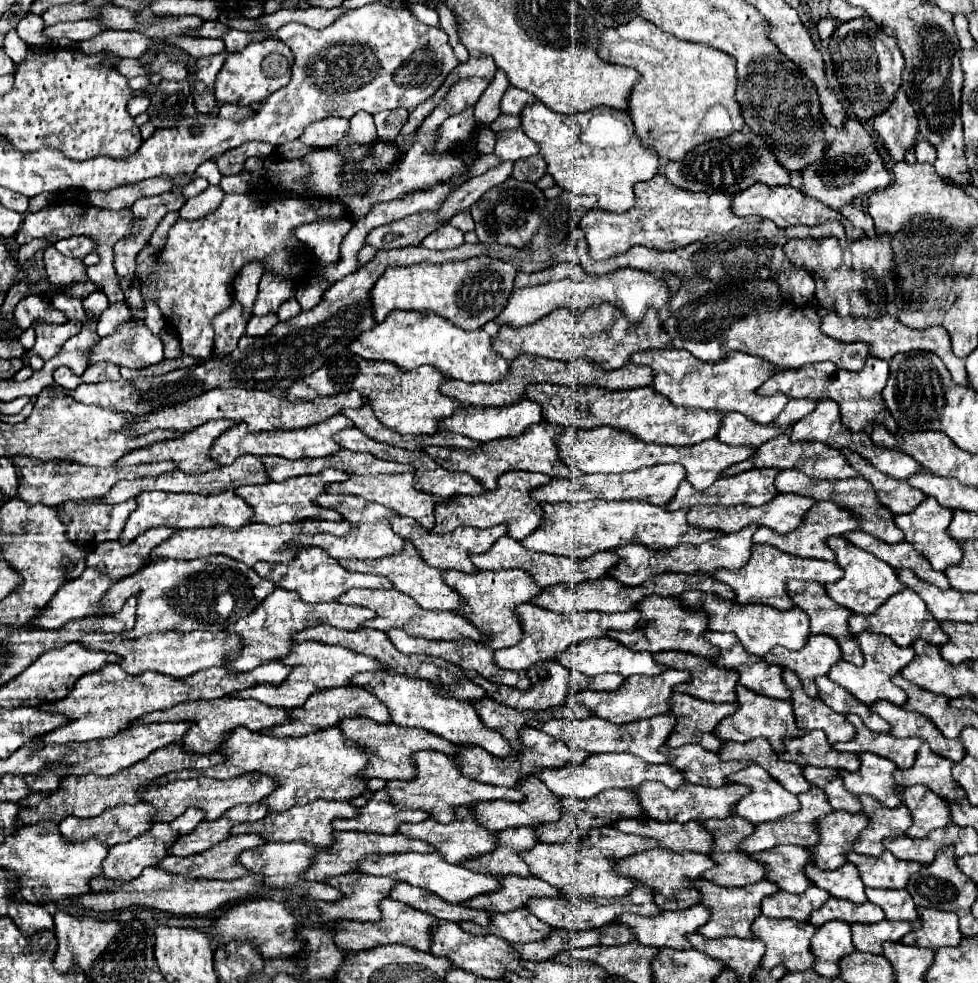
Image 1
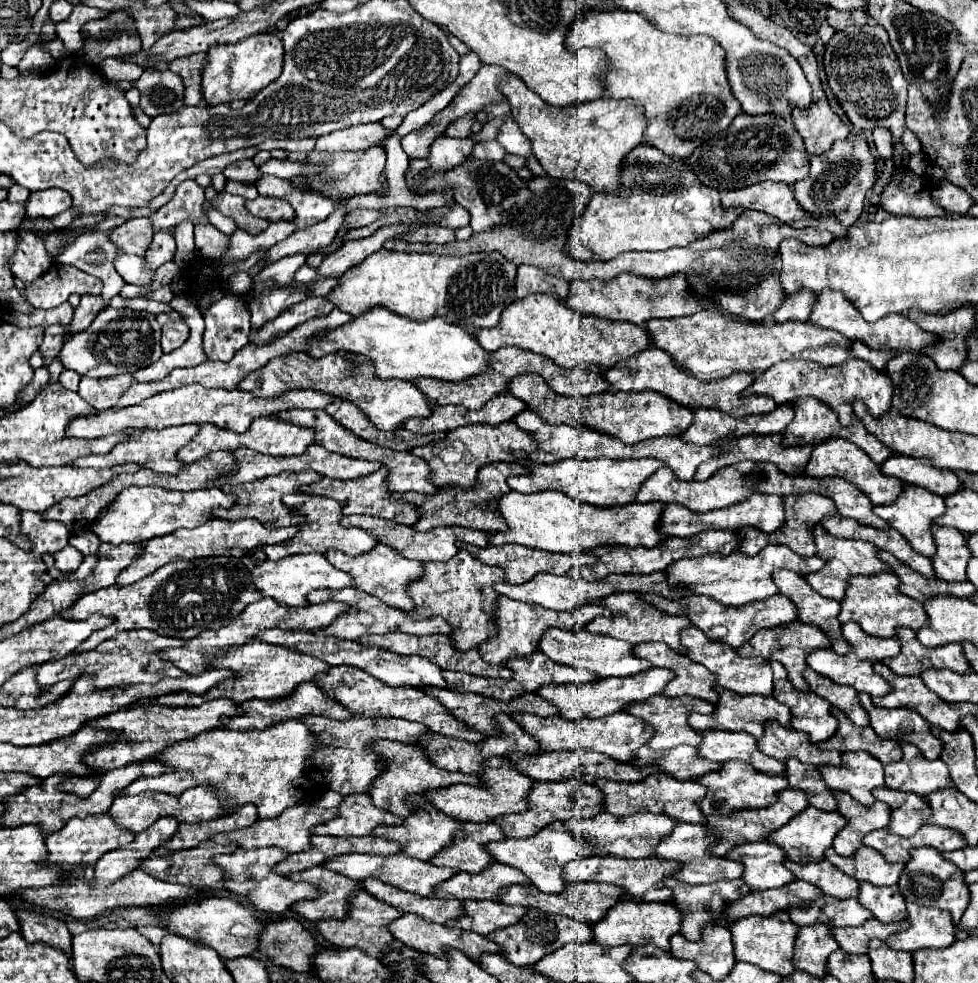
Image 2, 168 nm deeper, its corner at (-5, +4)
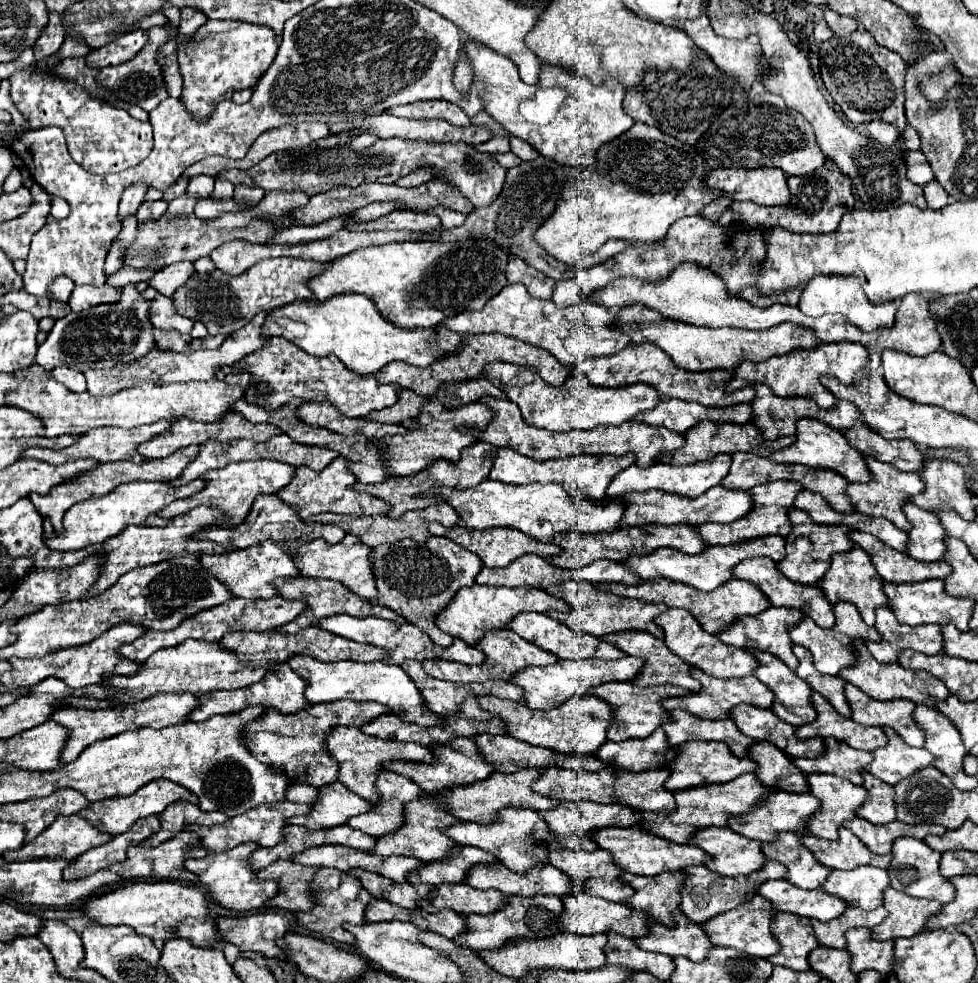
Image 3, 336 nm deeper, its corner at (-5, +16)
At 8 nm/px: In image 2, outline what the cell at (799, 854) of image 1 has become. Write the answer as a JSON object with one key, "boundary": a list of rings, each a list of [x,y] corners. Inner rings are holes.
{"boundary":[[[765,840],[755,844],[741,844],[739,848],[727,852],[725,858],[743,864],[741,880],[751,890],[779,888],[795,880],[795,876],[783,866],[785,852],[779,846]]]}

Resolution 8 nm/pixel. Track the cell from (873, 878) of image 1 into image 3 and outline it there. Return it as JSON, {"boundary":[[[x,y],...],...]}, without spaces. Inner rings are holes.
{"boundary":[[[839,828],[839,840],[823,840],[817,836],[801,836],[801,842],[815,854],[815,858],[835,870],[851,870],[857,866],[877,866],[889,868],[893,856],[891,854],[875,854],[871,852],[851,830]]]}

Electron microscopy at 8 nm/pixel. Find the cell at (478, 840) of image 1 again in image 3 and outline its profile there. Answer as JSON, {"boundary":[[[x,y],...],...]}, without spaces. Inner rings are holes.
{"boundary":[[[389,770],[379,774],[379,794],[381,804],[377,804],[373,812],[365,812],[349,820],[351,828],[359,828],[361,832],[367,832],[375,838],[397,832],[405,824],[407,804],[425,796],[415,782]]]}

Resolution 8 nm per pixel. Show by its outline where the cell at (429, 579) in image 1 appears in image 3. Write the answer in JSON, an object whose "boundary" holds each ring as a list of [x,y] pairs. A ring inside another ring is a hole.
{"boundary":[[[355,534],[345,536],[343,542],[339,544],[329,544],[329,542],[323,542],[321,538],[315,538],[309,542],[291,540],[291,548],[295,548],[299,556],[299,568],[303,568],[303,576],[337,580],[367,600],[373,600],[379,596],[379,590],[375,586],[375,572],[373,572],[373,548],[363,544]]]}

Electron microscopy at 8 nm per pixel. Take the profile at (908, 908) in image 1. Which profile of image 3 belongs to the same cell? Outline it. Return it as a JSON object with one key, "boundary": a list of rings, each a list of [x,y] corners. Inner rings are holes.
{"boundary":[[[863,866],[853,870],[833,870],[821,890],[847,900],[849,906],[875,910],[883,904],[883,892],[889,884],[887,870]]]}

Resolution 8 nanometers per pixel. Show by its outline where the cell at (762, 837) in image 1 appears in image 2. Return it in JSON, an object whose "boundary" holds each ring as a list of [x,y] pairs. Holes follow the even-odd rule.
{"boundary":[[[787,788],[785,792],[779,792],[779,800],[775,800],[775,804],[771,804],[771,808],[753,808],[753,810],[747,810],[747,812],[735,812],[735,816],[719,816],[719,820],[715,820],[715,816],[707,816],[707,826],[715,828],[719,832],[719,844],[715,844],[715,848],[711,848],[711,854],[723,856],[725,852],[729,852],[731,848],[735,848],[739,844],[765,840],[765,836],[769,832],[787,824],[787,820],[797,816],[807,806],[809,806],[809,802],[807,802],[805,792]]]}

